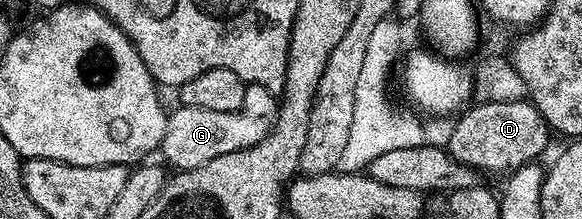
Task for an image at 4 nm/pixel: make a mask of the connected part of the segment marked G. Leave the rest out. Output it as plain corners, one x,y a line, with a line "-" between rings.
248,84
245,91
245,103
237,111
229,113
227,111
201,111
201,107
189,107
184,105
176,108
176,113
172,112
167,119
167,130
163,136
161,154
172,165
172,170
186,171
196,169
209,159
217,159
219,155
229,155
230,152
241,151
261,143
268,133
275,128
275,117
279,114
279,101
276,94
270,93
266,85

